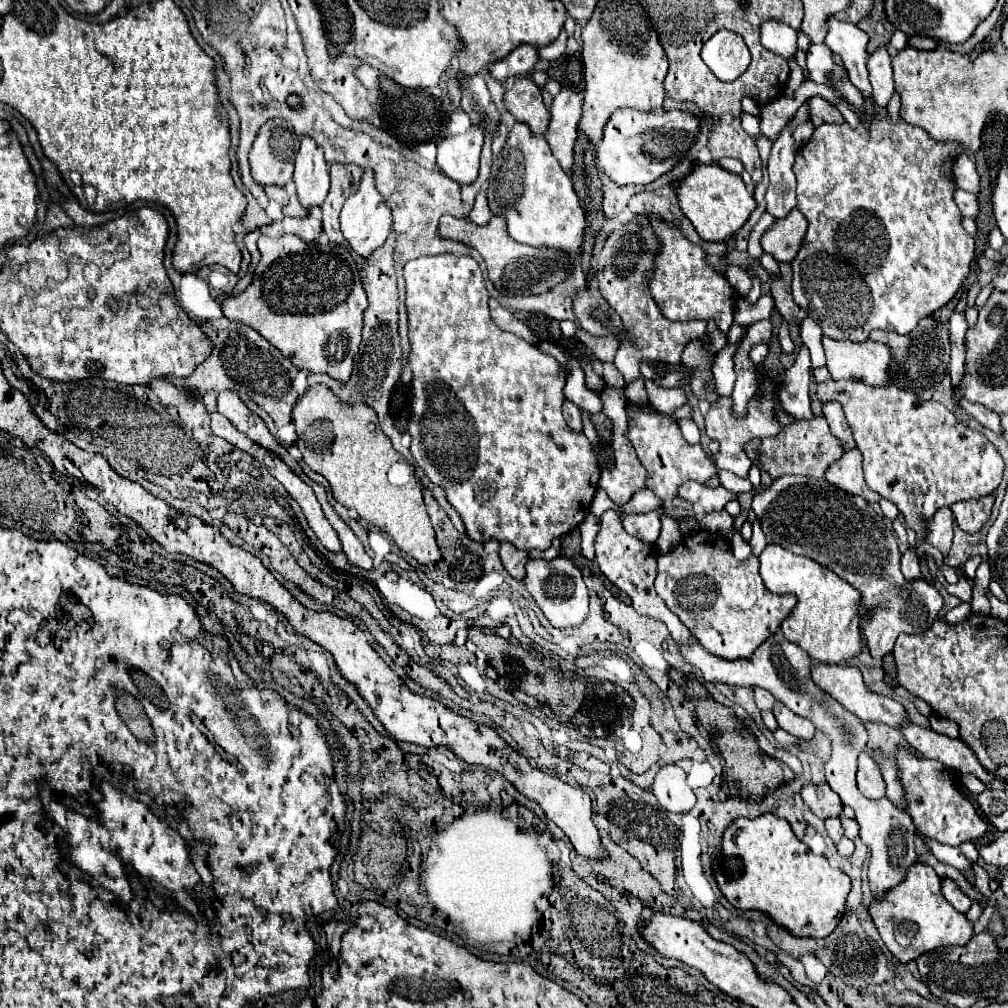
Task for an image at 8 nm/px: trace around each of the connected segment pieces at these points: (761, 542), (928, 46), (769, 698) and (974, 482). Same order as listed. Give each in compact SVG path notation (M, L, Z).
M754 530L752 540L750 540L750 546L752 546L752 554L754 554L754 556L758 556L758 554L764 550L764 546L766 546L766 536L764 536L762 530Z
M908 36L908 46L918 48L918 50L932 50L936 48L936 42L932 38L922 38L922 36Z
M754 688L754 696L756 696L756 706L760 710L772 710L776 704L774 696L770 692L766 692L764 688Z
M828 380L818 384L816 394L820 402L836 400L842 404L846 420L852 428L854 440L858 450L864 456L864 476L866 484L878 492L882 498L894 502L900 512L904 514L908 526L916 528L918 538L924 538L922 518L930 518L938 508L952 506L958 500L980 498L992 494L1004 472L1004 460L994 444L980 432L968 428L966 424L958 422L956 416L942 404L934 400L922 400L914 392L896 388L894 384L886 386L868 386L858 380Z

